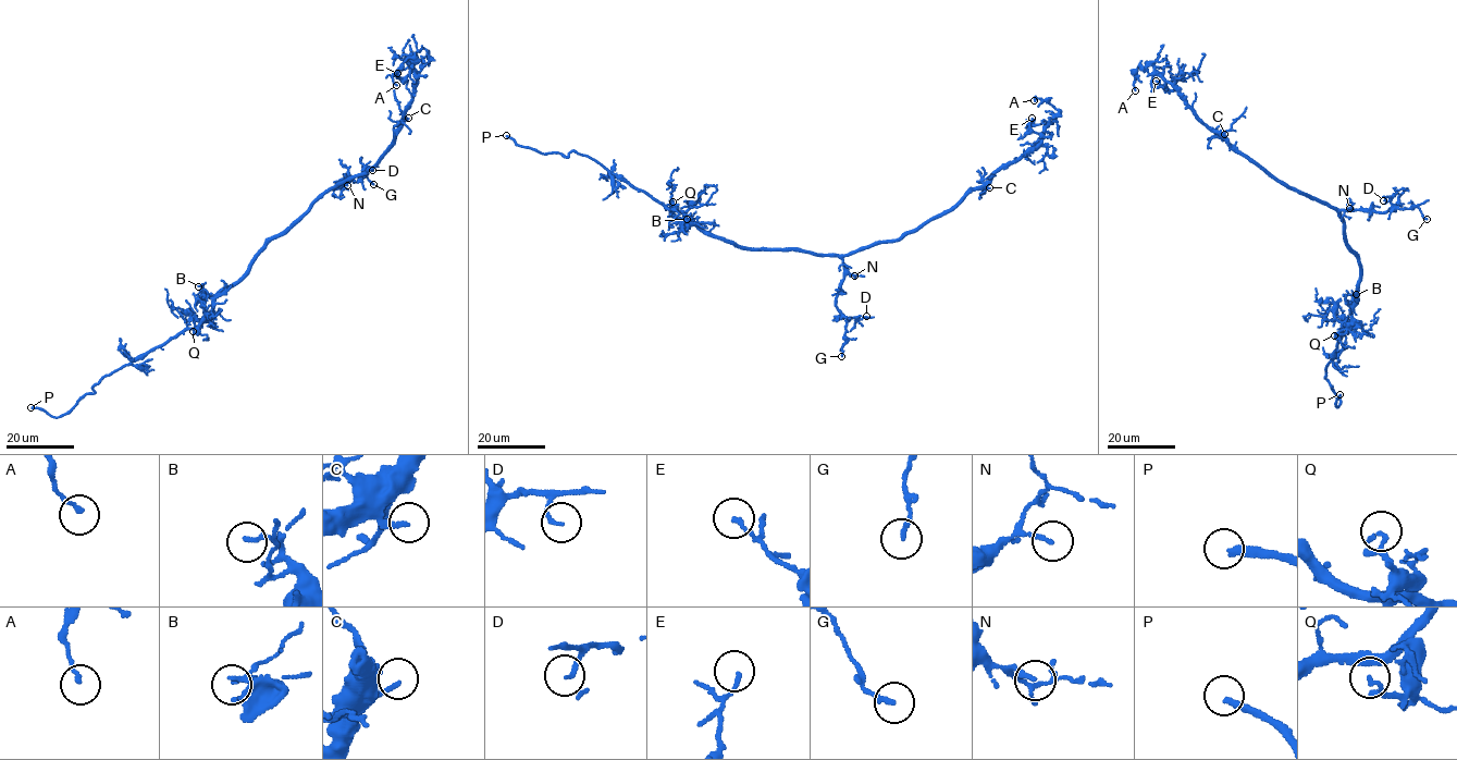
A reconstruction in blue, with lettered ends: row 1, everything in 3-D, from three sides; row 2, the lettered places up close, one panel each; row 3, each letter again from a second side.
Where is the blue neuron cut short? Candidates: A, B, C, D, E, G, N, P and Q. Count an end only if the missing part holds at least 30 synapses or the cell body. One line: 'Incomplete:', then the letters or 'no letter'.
Incomplete: C, P

